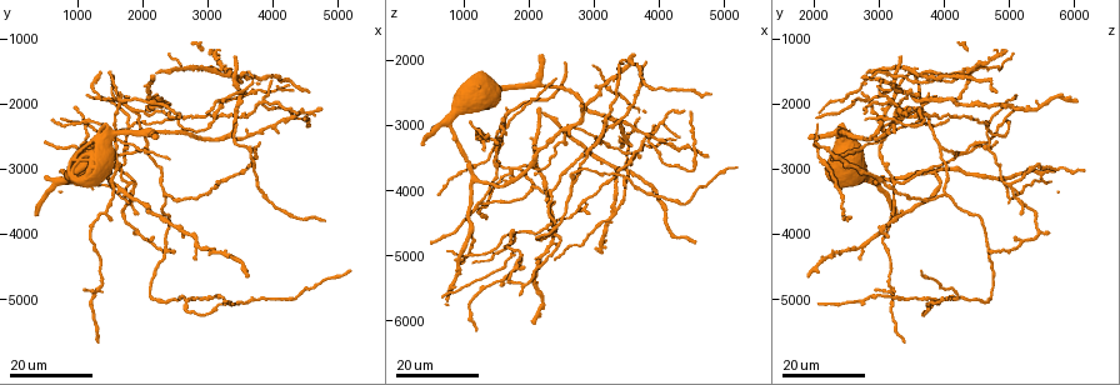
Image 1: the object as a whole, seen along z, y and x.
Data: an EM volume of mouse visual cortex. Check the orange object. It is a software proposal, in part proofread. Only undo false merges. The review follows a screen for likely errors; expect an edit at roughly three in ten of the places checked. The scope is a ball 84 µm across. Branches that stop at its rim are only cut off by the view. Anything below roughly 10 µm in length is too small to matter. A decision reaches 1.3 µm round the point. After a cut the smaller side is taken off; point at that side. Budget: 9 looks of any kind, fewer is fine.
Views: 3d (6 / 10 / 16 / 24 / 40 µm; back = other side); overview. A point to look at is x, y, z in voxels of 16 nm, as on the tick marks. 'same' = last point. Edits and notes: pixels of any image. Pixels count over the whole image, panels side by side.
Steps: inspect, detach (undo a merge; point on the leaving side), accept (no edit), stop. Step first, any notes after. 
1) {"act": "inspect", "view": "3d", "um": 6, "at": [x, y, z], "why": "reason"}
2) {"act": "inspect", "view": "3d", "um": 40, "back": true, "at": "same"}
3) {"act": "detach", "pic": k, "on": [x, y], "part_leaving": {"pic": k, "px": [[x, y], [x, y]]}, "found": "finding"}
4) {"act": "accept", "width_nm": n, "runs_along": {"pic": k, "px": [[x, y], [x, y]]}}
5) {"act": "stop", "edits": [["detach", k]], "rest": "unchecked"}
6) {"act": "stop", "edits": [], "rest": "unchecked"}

{"act": "inspect", "view": "3d", "um": 24, "at": [1600, 2550, 3050], "why": "four-way junction"}

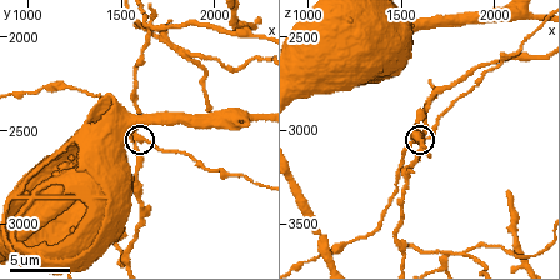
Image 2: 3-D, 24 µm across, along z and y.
{"act": "inspect", "view": "3d", "um": 6, "at": "same"}

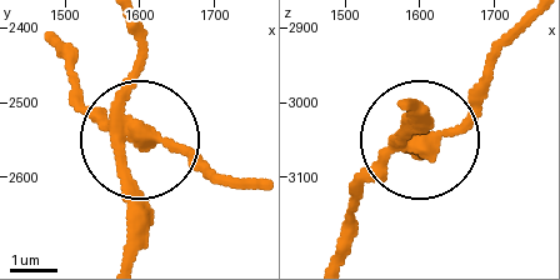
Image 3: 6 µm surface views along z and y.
{"act": "detach", "pic": 3, "on": [189, 151], "part_leaving": {"pic": 3, "px": [[403, 146], [363, 183], [343, 254]]}, "found": "two neurons meet here"}

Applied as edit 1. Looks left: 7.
{"act": "inspect", "view": "overview"}

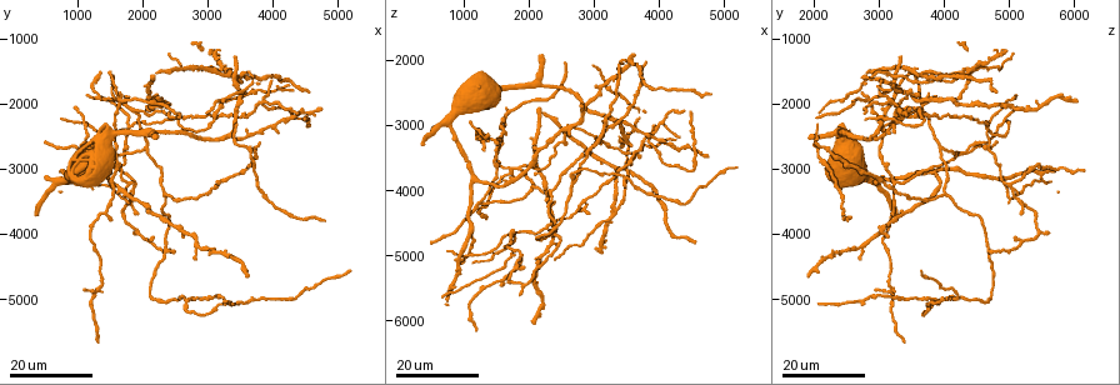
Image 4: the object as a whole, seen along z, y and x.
{"act": "inspect", "view": "3d", "um": 24, "at": [1800, 2050, 3700], "why": "branch point"}

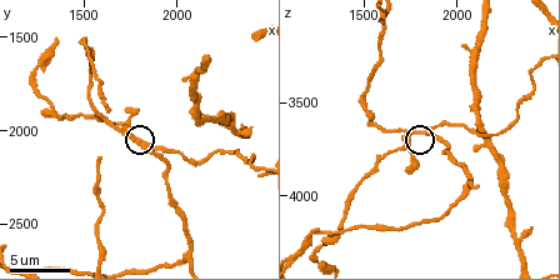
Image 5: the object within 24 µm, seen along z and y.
{"act": "inspect", "view": "3d", "um": 6, "at": [1820, 2080, 3660]}

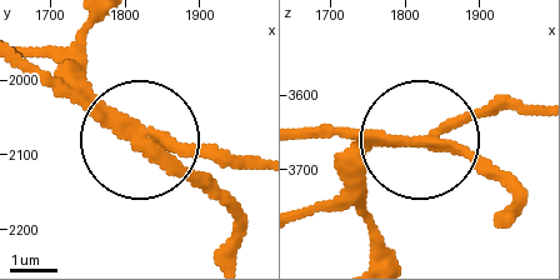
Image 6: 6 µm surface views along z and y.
{"act": "inspect", "view": "3d", "um": 6, "back": true, "at": [1835, 2080, 3655]}

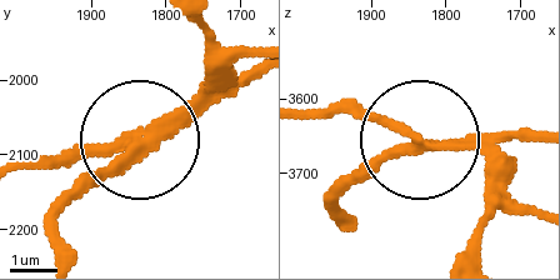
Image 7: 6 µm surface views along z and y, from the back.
{"act": "detach", "pic": 7, "on": [230, 73], "width_nm": 220, "part_leaving": {"pic": 7, "px": [[169, 118], [78, 153], [30, 156]]}, "found": "a second neuron is stuck on"}

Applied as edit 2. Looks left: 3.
{"act": "inspect", "view": "overview"}

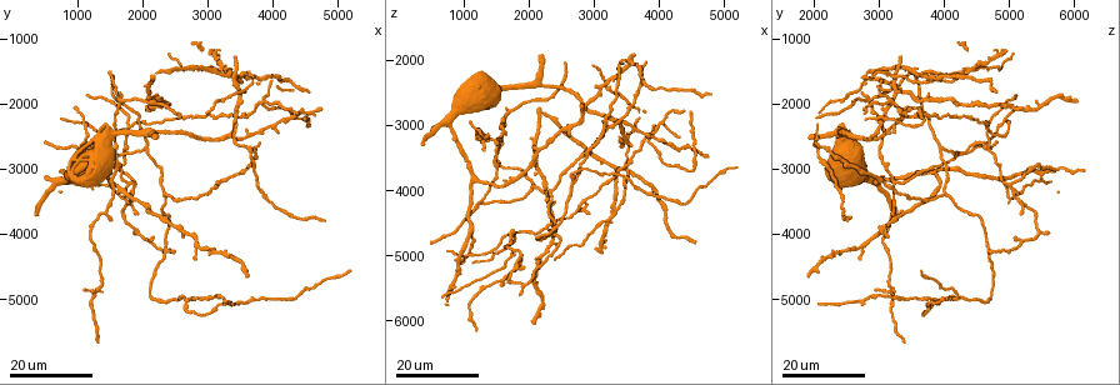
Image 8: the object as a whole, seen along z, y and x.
{"act": "inspect", "view": "3d", "um": 24, "at": [1800, 3250, 4950], "why": "three-way junction"}

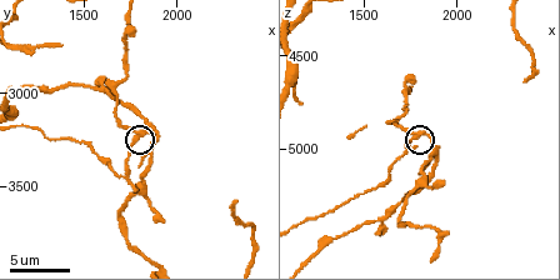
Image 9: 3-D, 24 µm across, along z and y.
{"act": "inspect", "view": "3d", "um": 10, "at": [1780, 3200, 4920], "why": "zoom in"}

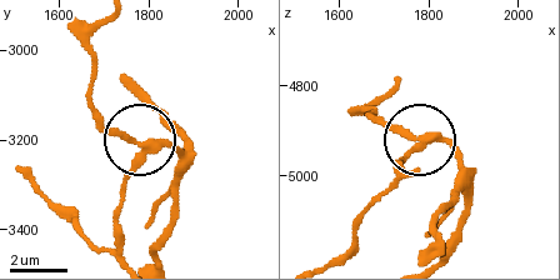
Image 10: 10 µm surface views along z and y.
{"act": "detach", "pic": 10, "on": [124, 185], "part_leaving": {"pic": 10, "px": [[144, 150], [123, 190], [110, 253], [29, 184]]}, "found": "two neurons meet here"}

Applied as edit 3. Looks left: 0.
{"act": "stop", "edits": [["detach", 3], ["detach", 7], ["detach", 10]], "rest": "unchecked"}

